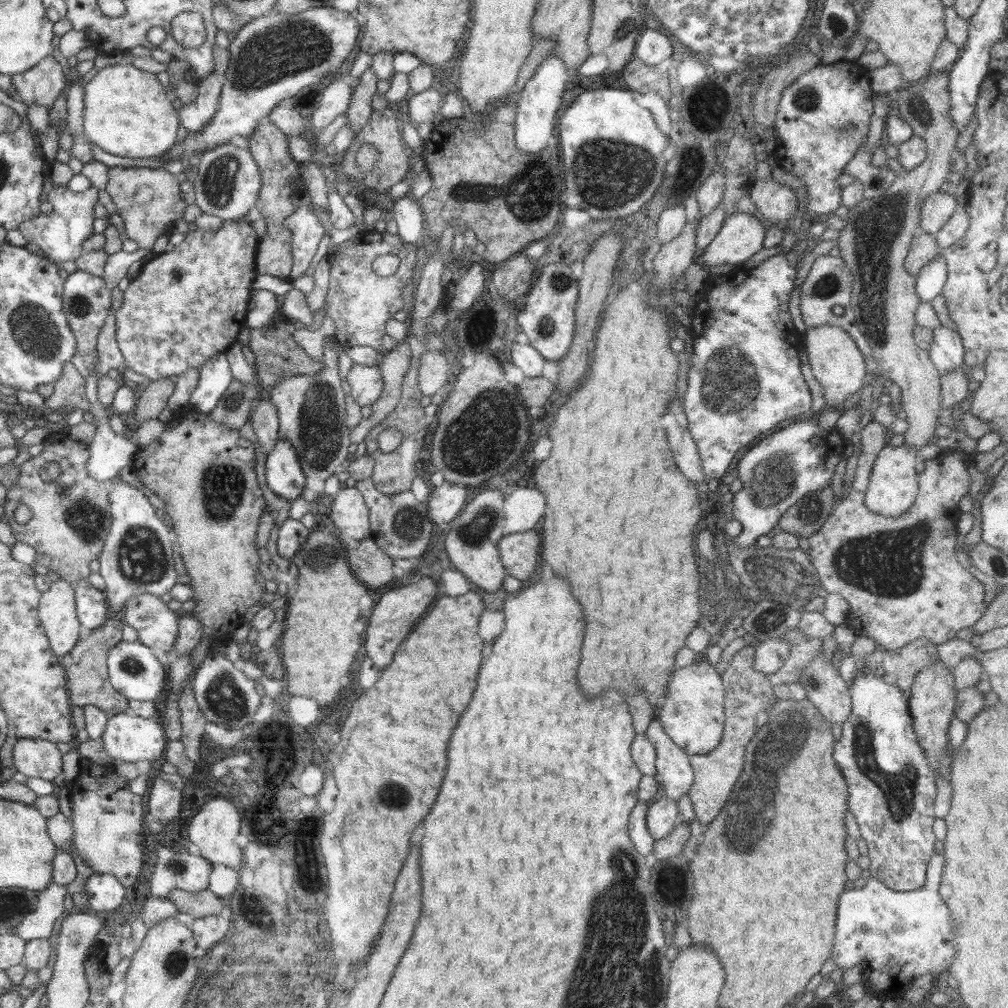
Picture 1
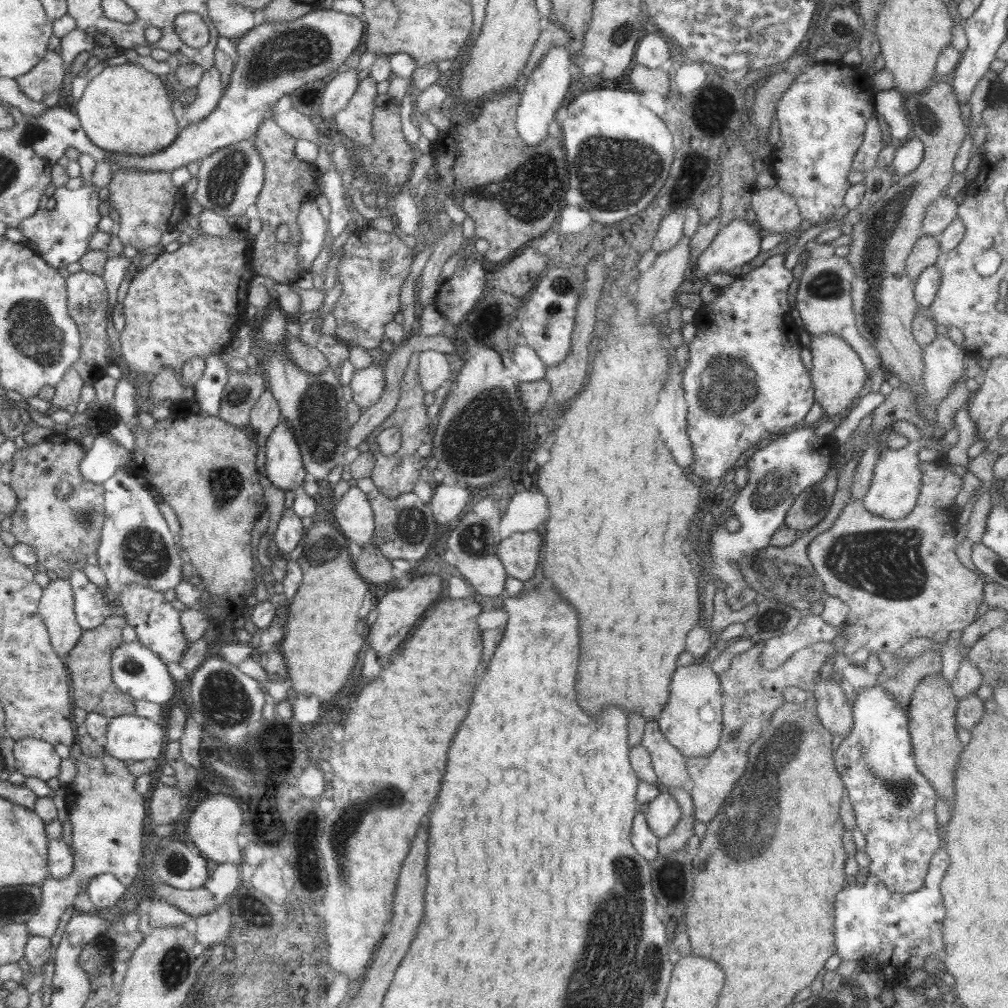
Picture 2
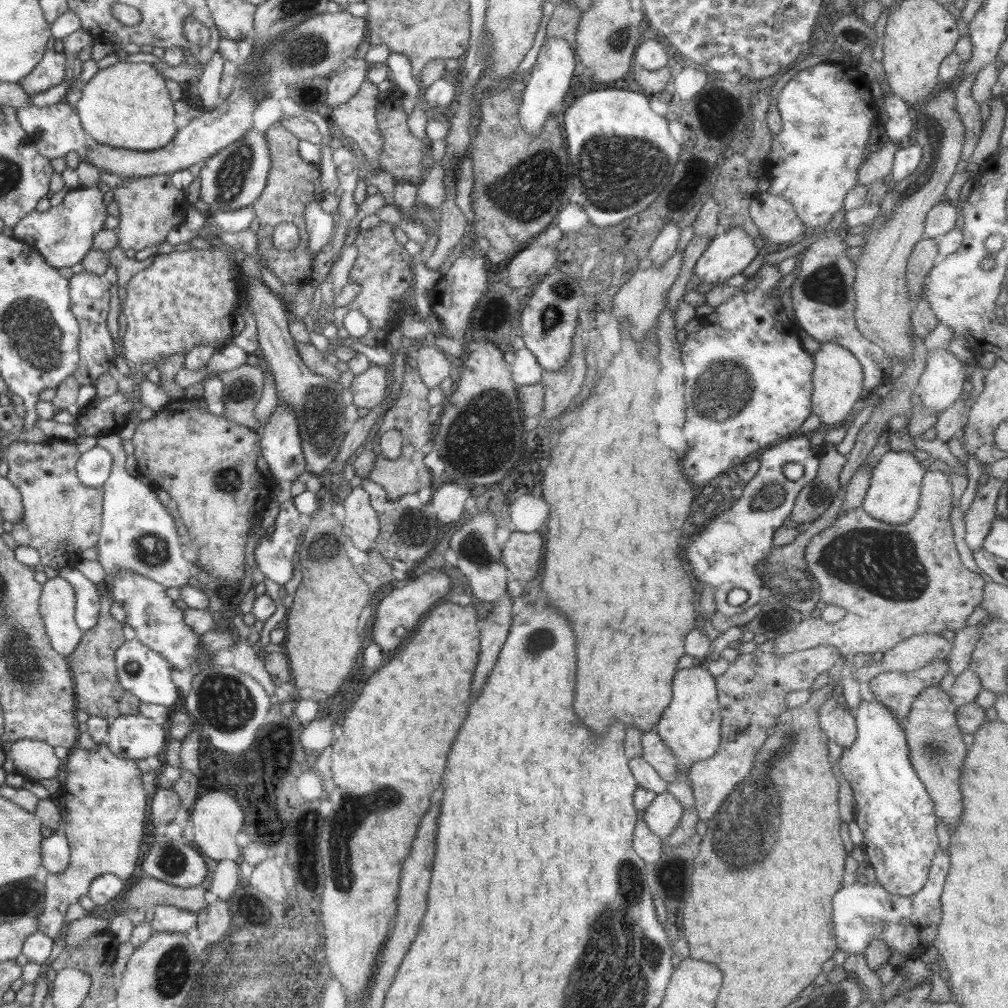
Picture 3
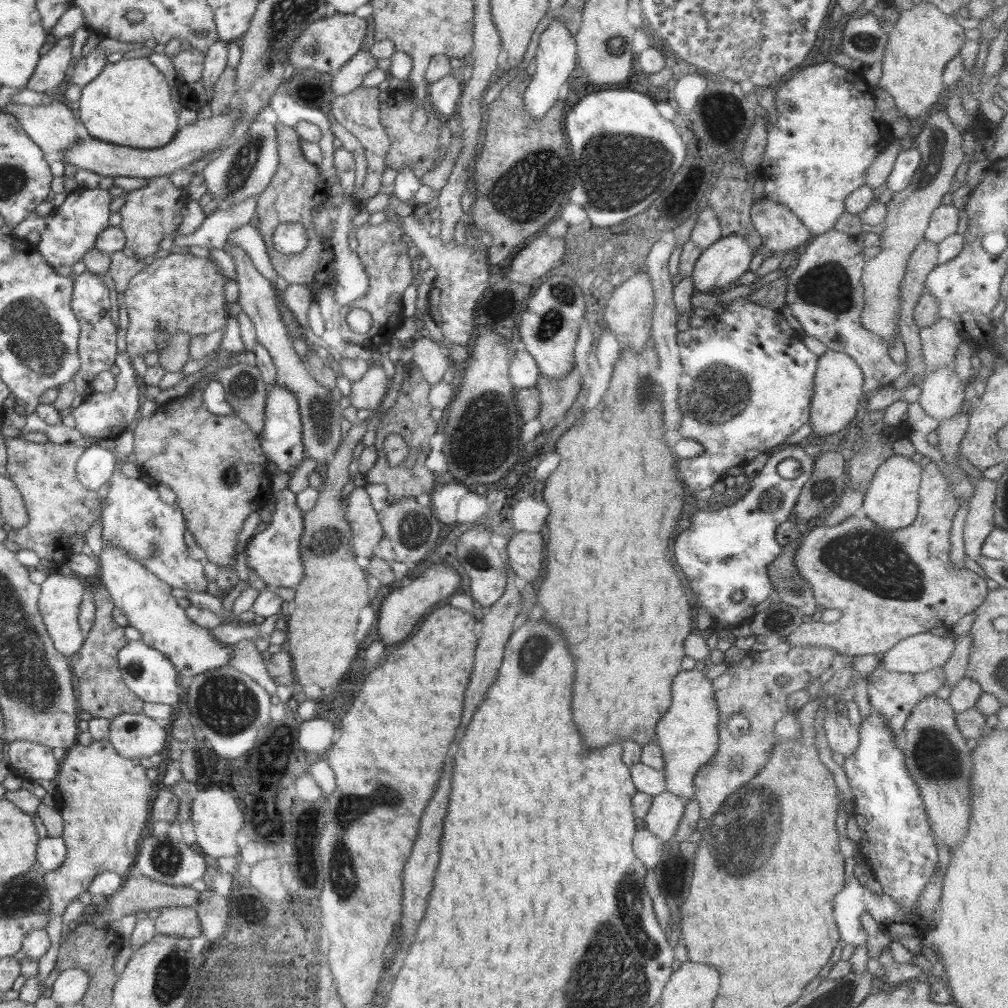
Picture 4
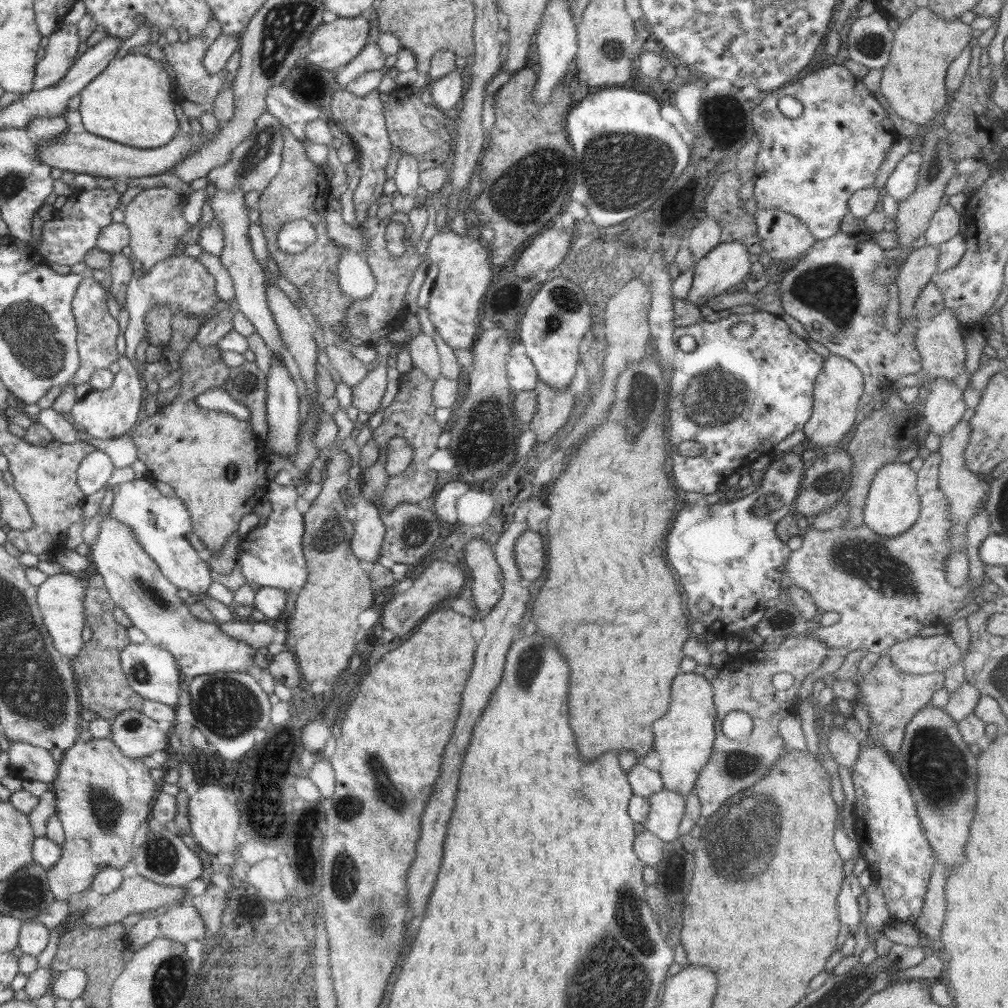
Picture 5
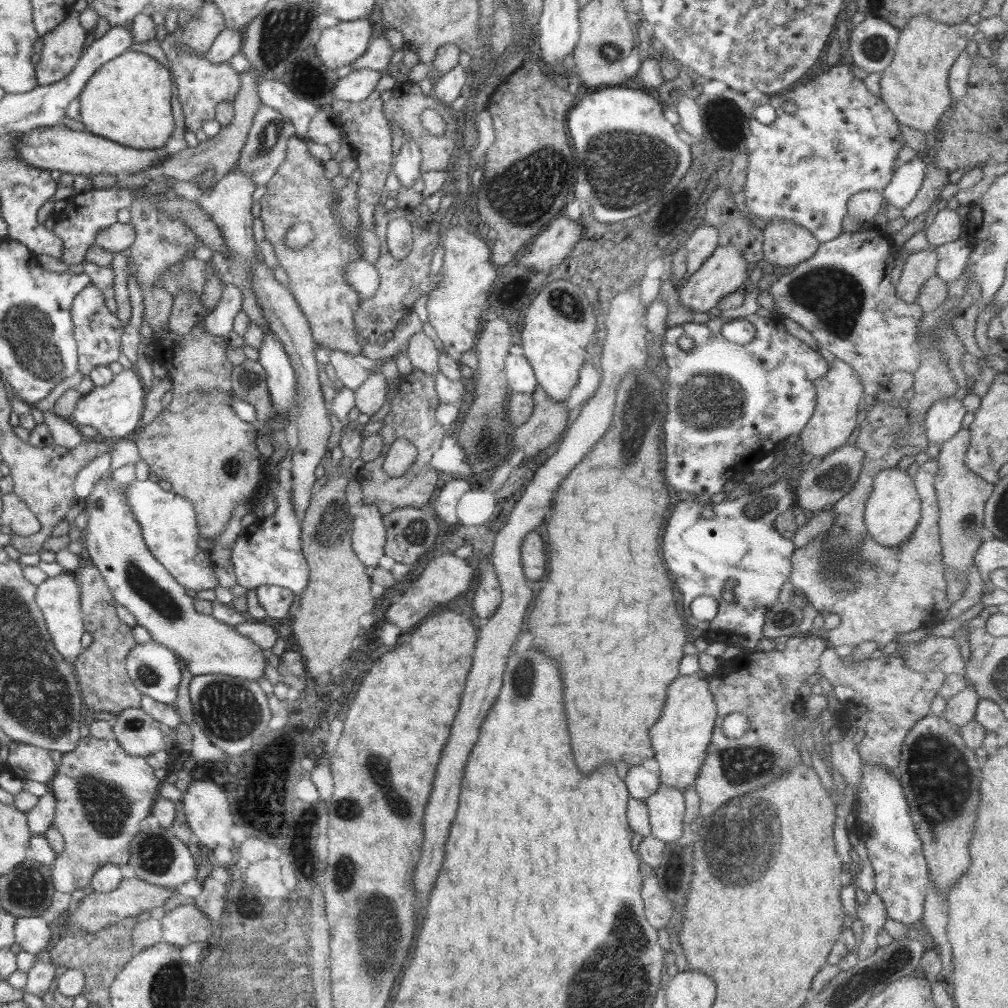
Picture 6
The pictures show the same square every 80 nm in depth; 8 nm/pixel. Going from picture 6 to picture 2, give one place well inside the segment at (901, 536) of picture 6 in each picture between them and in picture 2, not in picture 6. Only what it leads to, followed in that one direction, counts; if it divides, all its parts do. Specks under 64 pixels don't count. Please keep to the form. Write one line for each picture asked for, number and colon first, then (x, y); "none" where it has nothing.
2: (896, 483)
3: (894, 491)
4: (891, 500)
5: (892, 506)

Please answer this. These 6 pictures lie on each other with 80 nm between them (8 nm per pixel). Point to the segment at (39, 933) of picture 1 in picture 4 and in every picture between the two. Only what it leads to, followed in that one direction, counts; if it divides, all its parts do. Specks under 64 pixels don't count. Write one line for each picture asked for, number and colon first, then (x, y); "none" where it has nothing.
2: (106, 813)
3: (106, 802)
4: (103, 798)

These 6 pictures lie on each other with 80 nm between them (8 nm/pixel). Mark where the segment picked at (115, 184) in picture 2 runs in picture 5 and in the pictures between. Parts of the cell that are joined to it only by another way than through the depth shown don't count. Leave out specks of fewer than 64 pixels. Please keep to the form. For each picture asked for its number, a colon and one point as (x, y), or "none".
3: (150, 207)
4: (149, 213)
5: (155, 219)

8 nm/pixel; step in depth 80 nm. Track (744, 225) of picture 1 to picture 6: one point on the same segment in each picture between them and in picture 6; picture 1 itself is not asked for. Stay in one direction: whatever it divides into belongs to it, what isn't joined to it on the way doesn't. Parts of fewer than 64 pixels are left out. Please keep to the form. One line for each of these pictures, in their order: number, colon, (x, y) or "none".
2: (737, 243)
3: (730, 251)
4: (724, 262)
5: (727, 264)
6: (725, 271)

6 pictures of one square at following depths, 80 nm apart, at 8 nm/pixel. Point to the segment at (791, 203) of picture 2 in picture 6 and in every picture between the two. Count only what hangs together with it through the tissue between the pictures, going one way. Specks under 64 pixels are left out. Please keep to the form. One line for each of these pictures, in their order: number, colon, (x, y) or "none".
3: (774, 216)
4: (781, 231)
5: (784, 237)
6: (786, 243)

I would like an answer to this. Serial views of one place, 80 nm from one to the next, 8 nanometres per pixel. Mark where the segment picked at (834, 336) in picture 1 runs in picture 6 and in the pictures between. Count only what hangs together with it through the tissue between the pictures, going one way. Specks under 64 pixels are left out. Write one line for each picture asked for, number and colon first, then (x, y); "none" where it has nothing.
2: (838, 374)
3: (837, 378)
4: (838, 385)
5: (837, 389)
6: (833, 423)

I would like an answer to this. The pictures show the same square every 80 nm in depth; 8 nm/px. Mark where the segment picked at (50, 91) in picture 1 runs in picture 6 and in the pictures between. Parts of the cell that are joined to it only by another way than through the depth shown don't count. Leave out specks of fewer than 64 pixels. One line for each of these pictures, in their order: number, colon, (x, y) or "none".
2: (46, 76)
3: (53, 68)
4: (53, 68)
5: (64, 47)
6: (63, 45)

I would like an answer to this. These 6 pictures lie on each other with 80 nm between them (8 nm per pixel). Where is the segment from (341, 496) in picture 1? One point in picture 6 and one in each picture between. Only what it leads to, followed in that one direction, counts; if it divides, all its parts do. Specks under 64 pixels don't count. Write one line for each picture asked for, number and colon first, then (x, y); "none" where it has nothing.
2: (353, 512)
3: (360, 521)
4: (366, 529)
5: (367, 537)
6: (368, 537)

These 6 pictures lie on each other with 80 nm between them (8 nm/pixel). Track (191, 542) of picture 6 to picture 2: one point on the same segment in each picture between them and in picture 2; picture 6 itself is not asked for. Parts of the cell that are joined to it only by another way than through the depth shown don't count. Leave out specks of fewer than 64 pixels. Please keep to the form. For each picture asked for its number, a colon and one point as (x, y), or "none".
2: (136, 547)
3: (137, 532)
4: (134, 517)
5: (160, 523)

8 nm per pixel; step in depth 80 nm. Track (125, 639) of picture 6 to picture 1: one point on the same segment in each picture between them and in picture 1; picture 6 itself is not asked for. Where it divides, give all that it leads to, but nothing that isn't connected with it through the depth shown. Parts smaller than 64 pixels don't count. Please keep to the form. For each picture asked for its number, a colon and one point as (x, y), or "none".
1: (87, 675)
2: (92, 685)
3: (97, 691)
4: (98, 684)
5: (103, 688)

